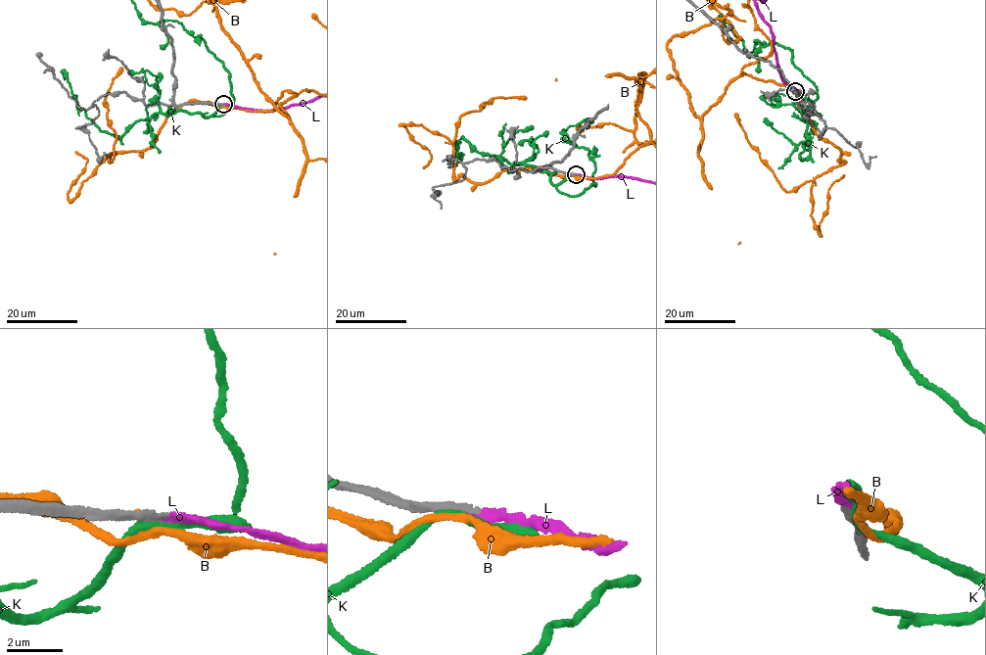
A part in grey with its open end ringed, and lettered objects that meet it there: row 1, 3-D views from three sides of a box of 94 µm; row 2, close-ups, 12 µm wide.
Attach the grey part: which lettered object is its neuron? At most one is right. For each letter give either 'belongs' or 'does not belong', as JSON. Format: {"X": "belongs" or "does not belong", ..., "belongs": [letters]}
{"B": "does not belong", "K": "does not belong", "L": "belongs", "belongs": ["L"]}

